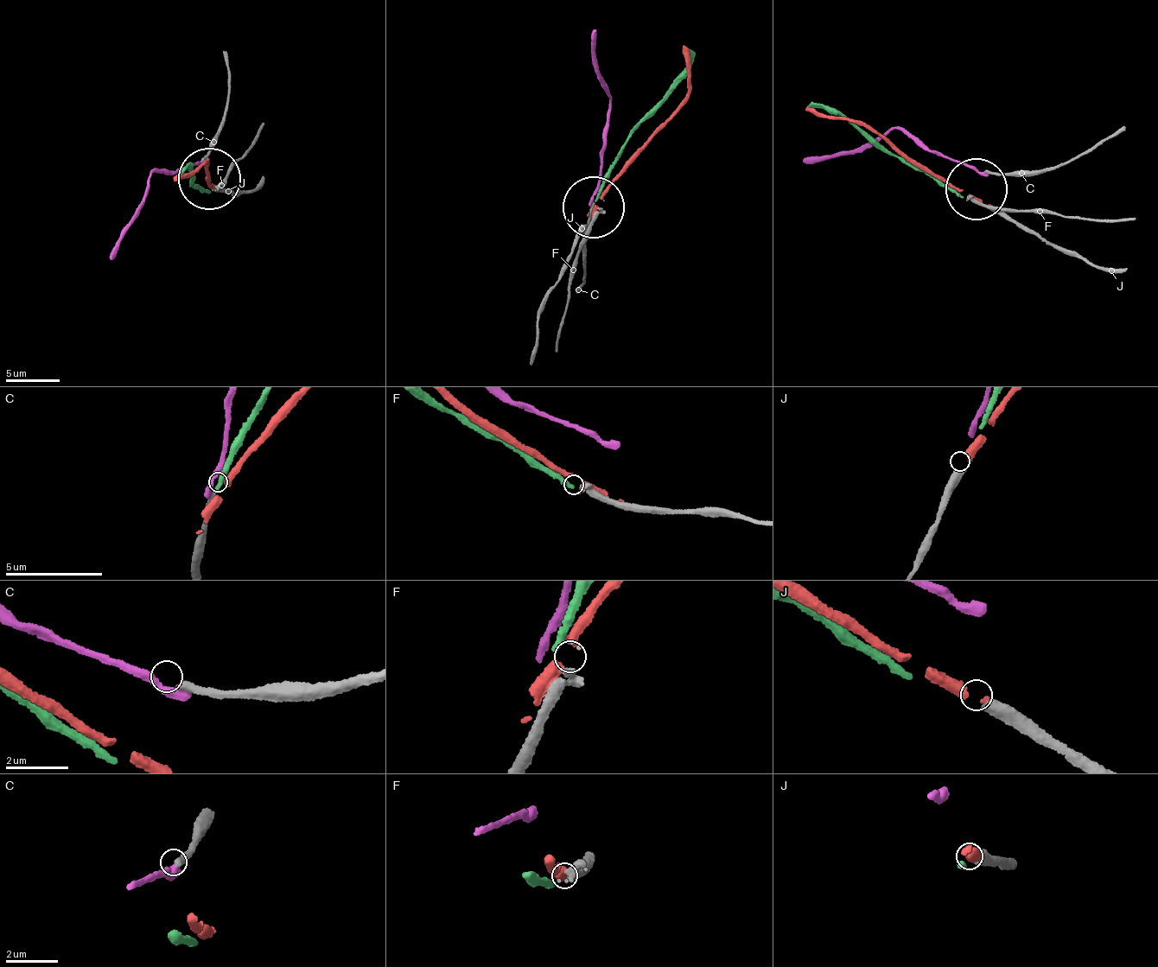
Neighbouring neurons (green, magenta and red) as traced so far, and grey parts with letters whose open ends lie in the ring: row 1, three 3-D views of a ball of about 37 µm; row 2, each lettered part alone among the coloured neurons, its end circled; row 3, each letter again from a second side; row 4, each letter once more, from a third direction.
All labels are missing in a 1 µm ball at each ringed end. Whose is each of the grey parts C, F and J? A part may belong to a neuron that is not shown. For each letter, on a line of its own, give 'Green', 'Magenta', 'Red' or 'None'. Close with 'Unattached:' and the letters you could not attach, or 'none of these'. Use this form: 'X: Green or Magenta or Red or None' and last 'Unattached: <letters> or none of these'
C: None
F: None
J: Red
Unattached: C, F

